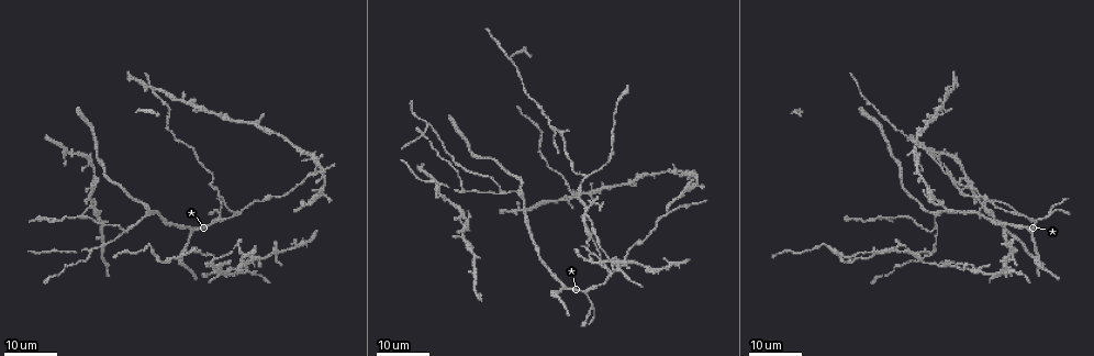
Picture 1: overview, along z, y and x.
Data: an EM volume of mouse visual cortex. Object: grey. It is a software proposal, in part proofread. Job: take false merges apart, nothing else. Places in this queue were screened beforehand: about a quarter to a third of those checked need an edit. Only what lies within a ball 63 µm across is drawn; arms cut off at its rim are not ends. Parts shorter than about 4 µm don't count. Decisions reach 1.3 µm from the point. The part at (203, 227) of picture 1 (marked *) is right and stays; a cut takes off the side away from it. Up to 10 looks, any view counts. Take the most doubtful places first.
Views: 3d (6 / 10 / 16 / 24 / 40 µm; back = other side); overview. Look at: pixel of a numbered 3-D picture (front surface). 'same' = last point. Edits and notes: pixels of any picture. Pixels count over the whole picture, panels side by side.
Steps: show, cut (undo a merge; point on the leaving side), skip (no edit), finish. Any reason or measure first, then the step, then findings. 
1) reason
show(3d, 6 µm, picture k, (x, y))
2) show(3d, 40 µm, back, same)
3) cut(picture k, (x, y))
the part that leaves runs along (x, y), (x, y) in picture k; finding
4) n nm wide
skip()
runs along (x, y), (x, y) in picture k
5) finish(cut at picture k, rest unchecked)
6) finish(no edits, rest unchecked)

looks like a crossing
show(3d, 16 µm, picture 1, (585, 211))

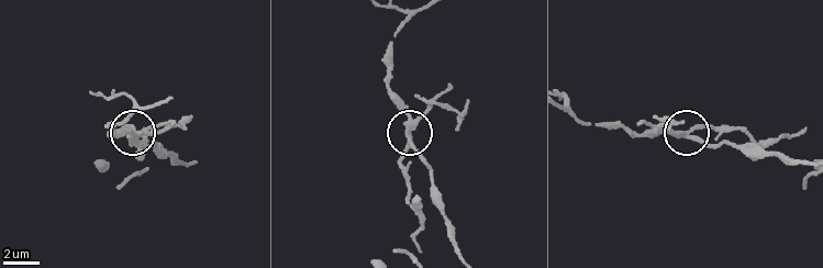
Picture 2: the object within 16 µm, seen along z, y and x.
show(3d, 6 µm, picture 2, (409, 134))

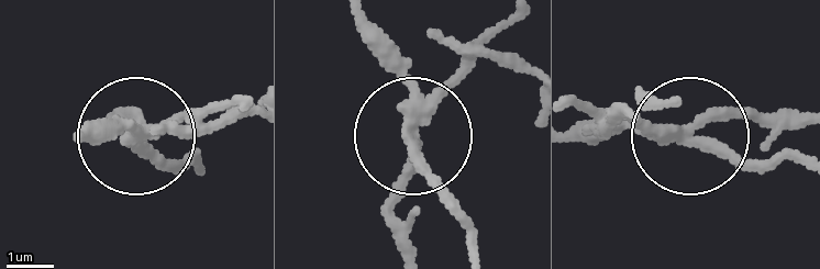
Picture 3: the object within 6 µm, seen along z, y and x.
other side
show(3d, 6 µm, back, picture 3, (417, 136))

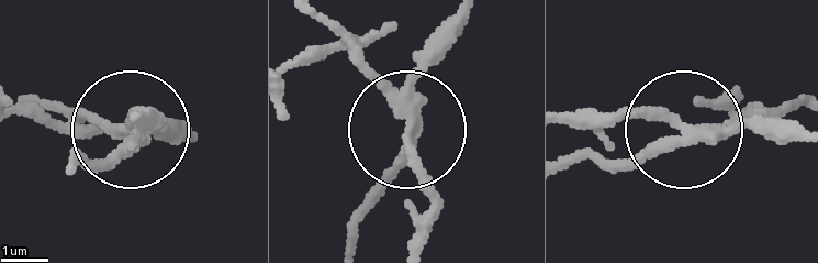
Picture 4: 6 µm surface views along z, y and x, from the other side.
cut(picture 4, (430, 176))
the part that leaves runs along (404, 112), (428, 215), (421, 250) in picture 4; a second neuron is stuck on

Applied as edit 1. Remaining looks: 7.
three arms meet
show(3d, 24 µm, picture 1, (57, 219))

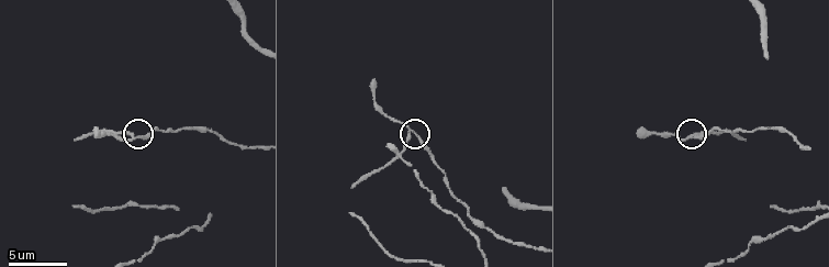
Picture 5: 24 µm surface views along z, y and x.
show(3d, 6 µm, picture 5, (409, 135))

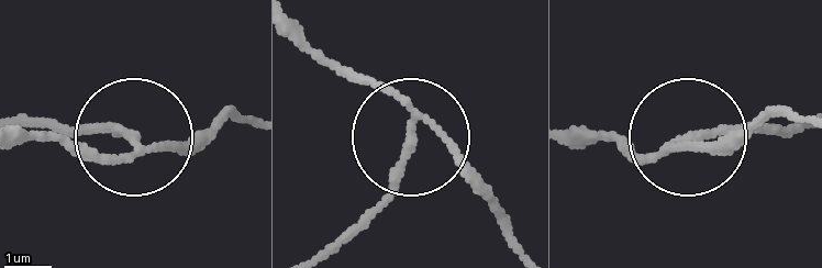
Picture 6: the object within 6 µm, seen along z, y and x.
140 nm wide
cut(picture 6, (114, 131))
the part that leaves runs along (413, 116), (381, 196), (311, 254) in picture 6; a second neuron is stuck on

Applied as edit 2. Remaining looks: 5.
four or more arms meet
show(3d, 16 µm, picture 1, (236, 270))

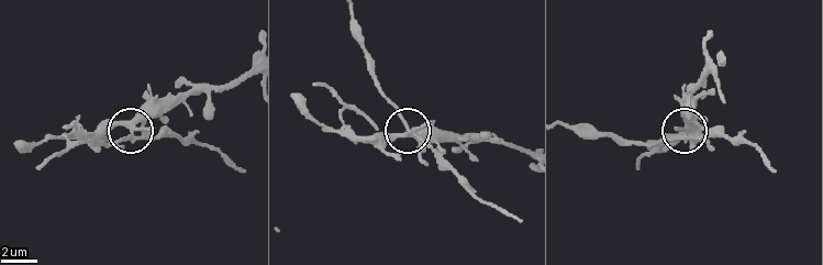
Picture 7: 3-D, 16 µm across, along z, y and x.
show(3d, 10 µm, picture 7, (688, 127))

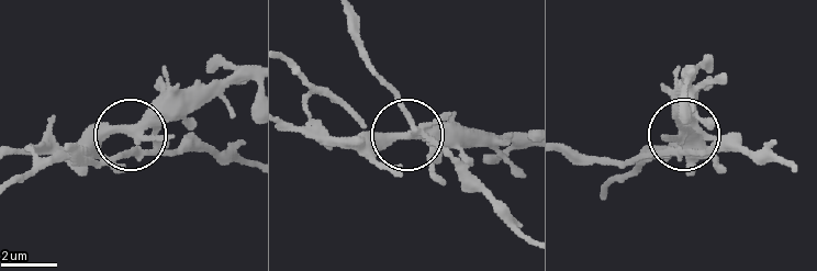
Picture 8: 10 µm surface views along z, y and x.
show(3d, 6 µm, picture 8, (682, 137))

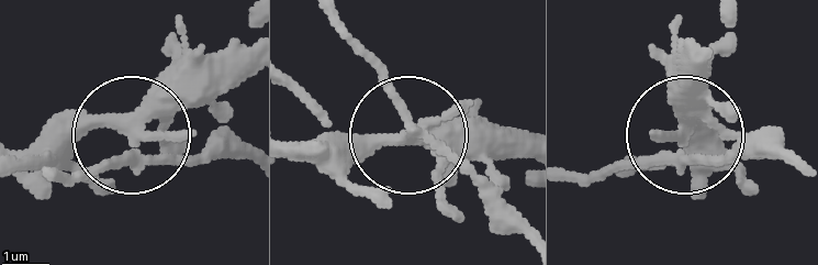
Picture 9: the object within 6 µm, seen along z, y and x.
300 nm wide
cut(picture 9, (444, 189))
the part that leaves runs along (417, 133), (523, 145) in picture 9; two neurons meet here

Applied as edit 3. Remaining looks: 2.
finish(cut at picture 4, cut at picture 6, cut at picture 9, rest unchecked)

